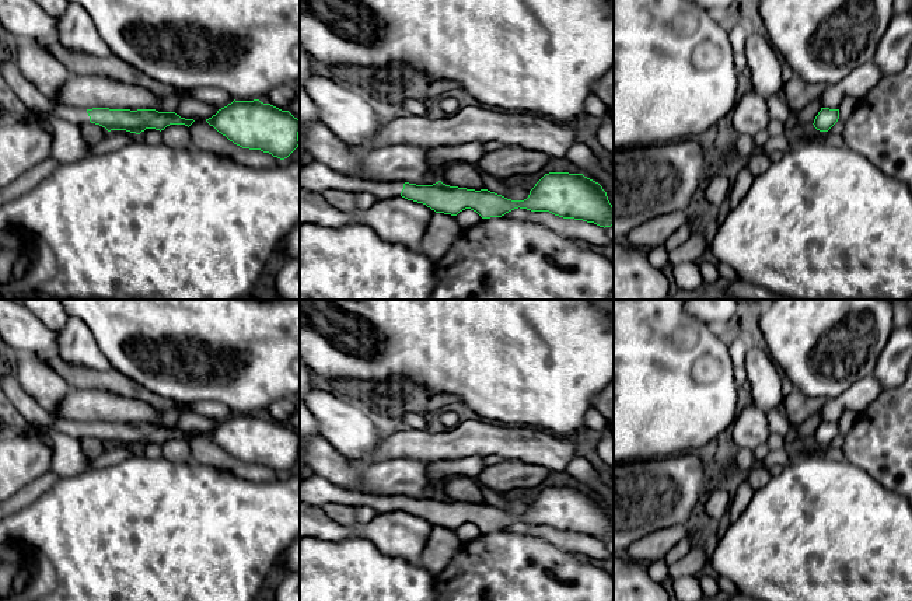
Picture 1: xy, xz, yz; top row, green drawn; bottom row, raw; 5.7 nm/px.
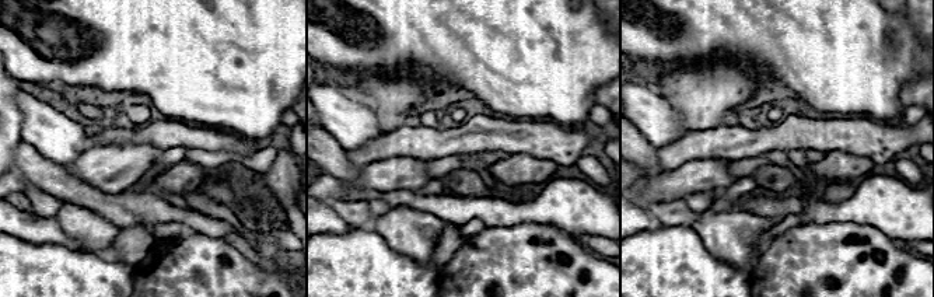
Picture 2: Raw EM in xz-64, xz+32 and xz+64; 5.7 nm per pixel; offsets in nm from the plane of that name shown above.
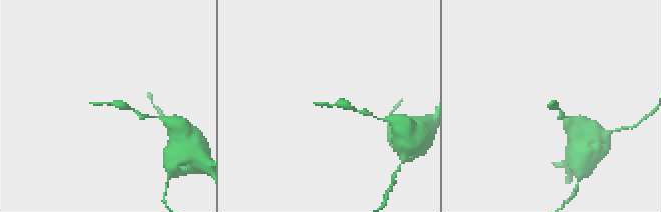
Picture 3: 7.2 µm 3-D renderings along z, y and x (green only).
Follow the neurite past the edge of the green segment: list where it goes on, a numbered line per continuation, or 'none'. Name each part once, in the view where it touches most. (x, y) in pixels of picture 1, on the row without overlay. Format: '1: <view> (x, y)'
1: xy (76, 429)

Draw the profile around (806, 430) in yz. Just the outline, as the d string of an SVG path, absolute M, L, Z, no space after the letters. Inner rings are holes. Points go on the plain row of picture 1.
M817 412L811 417L808 417L804 423L801 423L799 427L796 427L797 431L796 443L803 438L813 438L821 422L822 422L821 415L820 412Z

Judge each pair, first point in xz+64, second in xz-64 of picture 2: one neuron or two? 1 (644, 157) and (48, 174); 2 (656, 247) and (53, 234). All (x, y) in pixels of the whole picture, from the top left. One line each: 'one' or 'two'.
1: one
2: two

